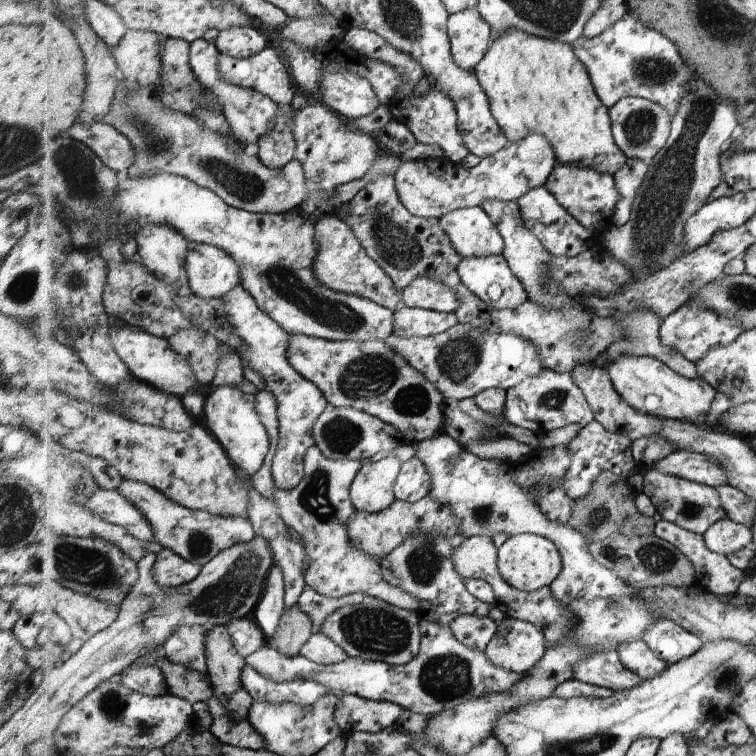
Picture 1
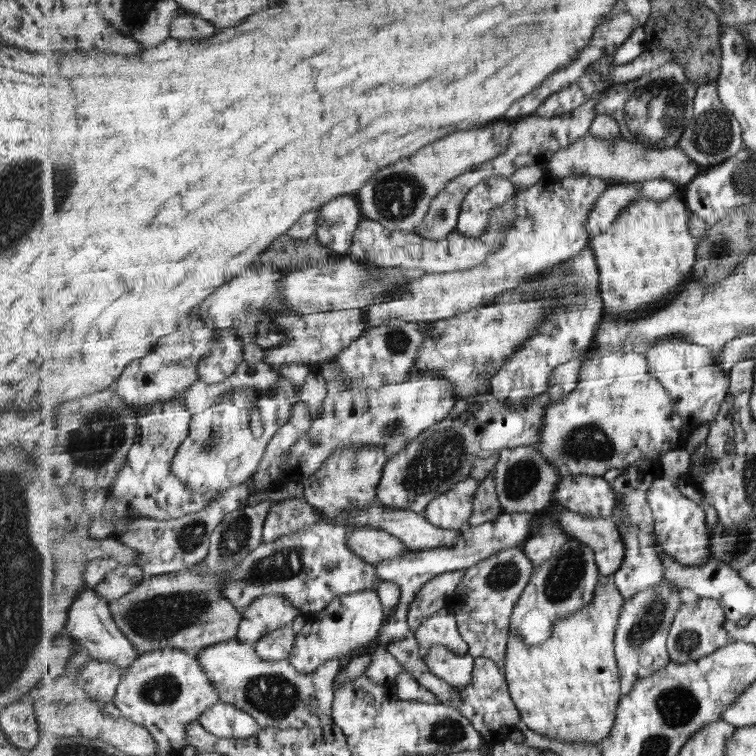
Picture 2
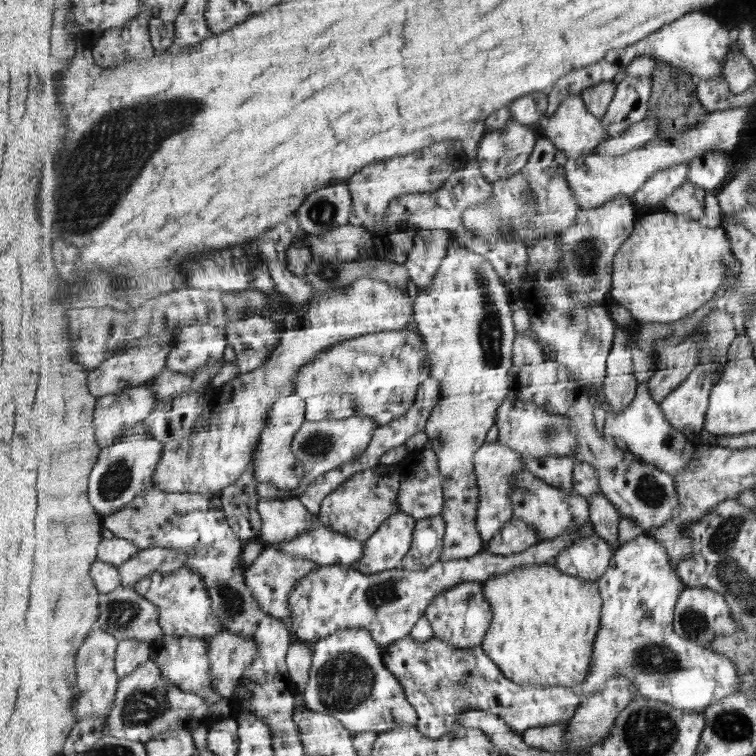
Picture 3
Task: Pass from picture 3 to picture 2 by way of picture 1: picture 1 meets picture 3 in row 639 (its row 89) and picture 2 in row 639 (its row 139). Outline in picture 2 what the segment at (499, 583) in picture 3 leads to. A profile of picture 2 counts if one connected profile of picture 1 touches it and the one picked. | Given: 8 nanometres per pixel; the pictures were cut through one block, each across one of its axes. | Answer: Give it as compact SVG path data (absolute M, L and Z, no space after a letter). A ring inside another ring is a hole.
M602 575L595 589L593 601L587 603L583 609L571 613L569 617L559 619L555 623L551 637L541 645L527 645L521 635L510 633L505 670L507 670L511 696L529 728L538 734L545 734L570 744L589 742L599 745L603 739L609 737L623 696L615 650L615 633L624 602L614 575Z

